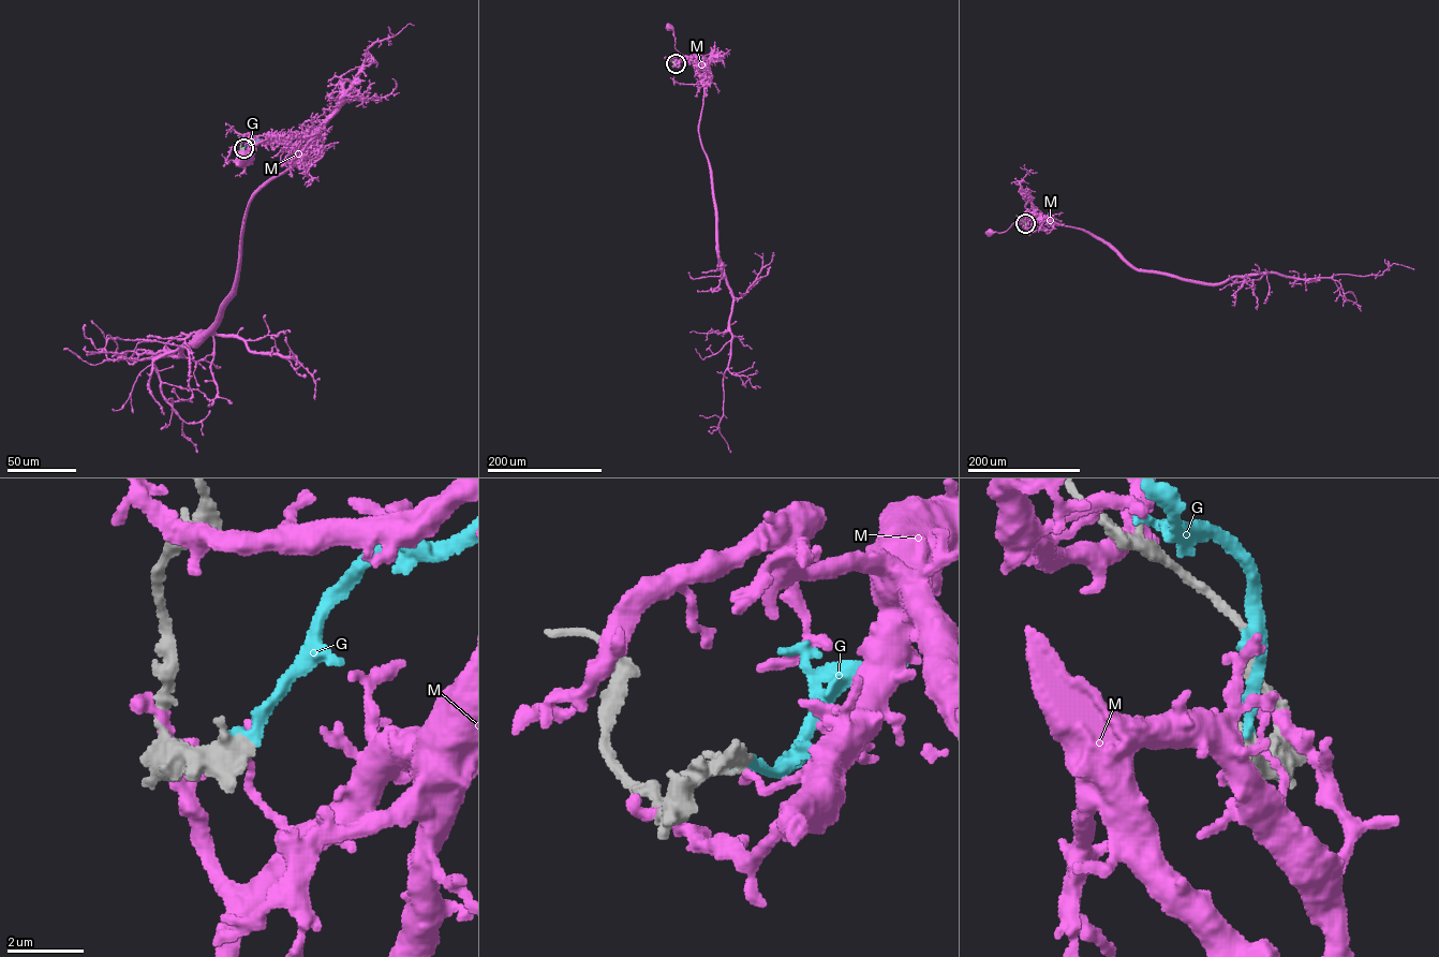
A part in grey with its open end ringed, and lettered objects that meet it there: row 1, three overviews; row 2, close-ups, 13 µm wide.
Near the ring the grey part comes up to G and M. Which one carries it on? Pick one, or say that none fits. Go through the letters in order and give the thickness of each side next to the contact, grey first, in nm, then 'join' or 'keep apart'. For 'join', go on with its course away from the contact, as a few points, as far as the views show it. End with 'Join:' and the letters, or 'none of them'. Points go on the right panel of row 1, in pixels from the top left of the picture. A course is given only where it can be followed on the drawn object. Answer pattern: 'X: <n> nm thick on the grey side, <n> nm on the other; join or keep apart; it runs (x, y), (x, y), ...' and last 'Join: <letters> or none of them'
G: 400 nm thick on the grey side, 280 nm on the other; join
M: 360 nm thick on the grey side, 240 nm on the other; keep apart
Join: G

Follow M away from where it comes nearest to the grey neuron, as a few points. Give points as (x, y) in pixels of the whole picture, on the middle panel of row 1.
M: (676, 63), (684, 58), (675, 48), (673, 31), (669, 27)

